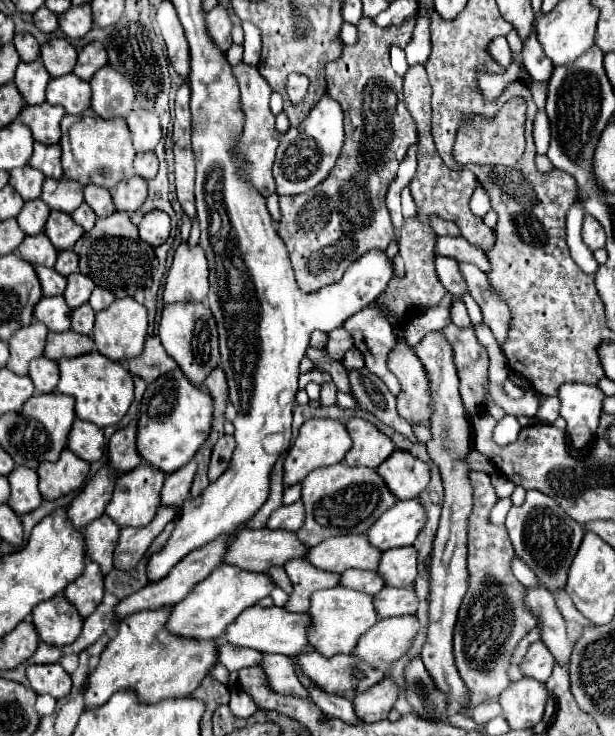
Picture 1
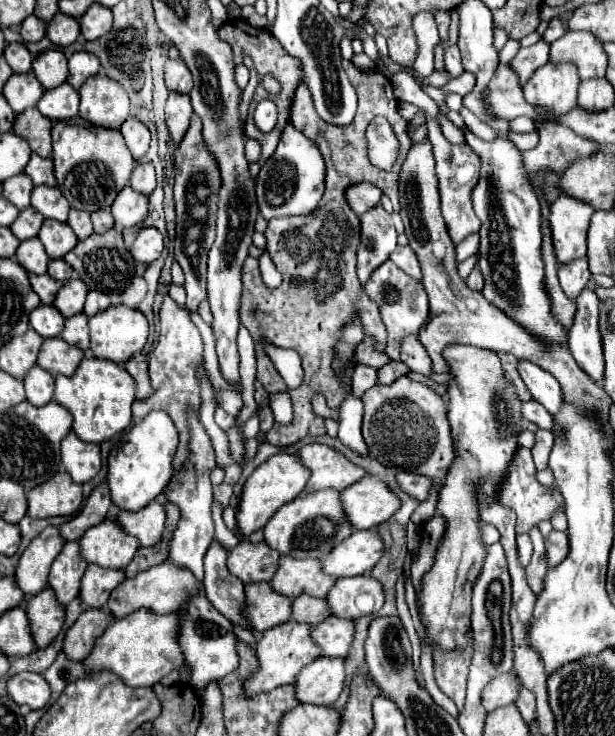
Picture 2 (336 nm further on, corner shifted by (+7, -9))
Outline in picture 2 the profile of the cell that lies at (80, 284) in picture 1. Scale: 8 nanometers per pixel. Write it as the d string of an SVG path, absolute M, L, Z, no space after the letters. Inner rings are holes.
M76 275L72 279L68 279L64 283L64 287L58 291L56 295L56 309L64 315L64 317L70 317L70 315L78 315L82 313L82 307L84 307L84 299L86 299L86 285L82 283L82 279L78 279Z

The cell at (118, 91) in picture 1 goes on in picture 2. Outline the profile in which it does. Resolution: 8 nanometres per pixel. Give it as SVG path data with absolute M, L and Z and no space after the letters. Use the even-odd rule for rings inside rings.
M94 75L80 87L80 117L92 125L120 129L128 117L128 107L124 87L106 75Z

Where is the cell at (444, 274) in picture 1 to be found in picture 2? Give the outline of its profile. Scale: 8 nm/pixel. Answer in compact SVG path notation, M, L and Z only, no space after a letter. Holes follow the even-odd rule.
M398 245L396 251L390 255L390 259L402 269L406 271L410 277L414 279L420 279L422 281L422 271L420 271L420 263L416 259L416 253L412 251L412 247L402 247Z

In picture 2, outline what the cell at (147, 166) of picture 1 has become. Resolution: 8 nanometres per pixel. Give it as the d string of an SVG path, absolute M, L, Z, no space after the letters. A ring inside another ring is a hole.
M138 163L132 171L130 177L130 187L134 187L138 193L150 195L156 187L156 179L154 179L154 167L150 163Z

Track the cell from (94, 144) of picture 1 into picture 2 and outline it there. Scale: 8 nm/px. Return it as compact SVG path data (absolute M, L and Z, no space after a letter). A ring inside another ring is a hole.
M60 123L54 127L54 173L58 189L68 199L70 207L84 209L88 213L98 209L110 209L118 191L128 183L134 169L134 157L130 155L122 133L118 129L104 129L88 123Z

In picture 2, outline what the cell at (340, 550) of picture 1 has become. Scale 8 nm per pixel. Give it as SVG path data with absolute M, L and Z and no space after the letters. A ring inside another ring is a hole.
M286 555L280 559L280 567L270 583L274 591L286 597L298 597L302 593L326 597L328 591L334 587L336 577L324 573L318 559L294 559Z

